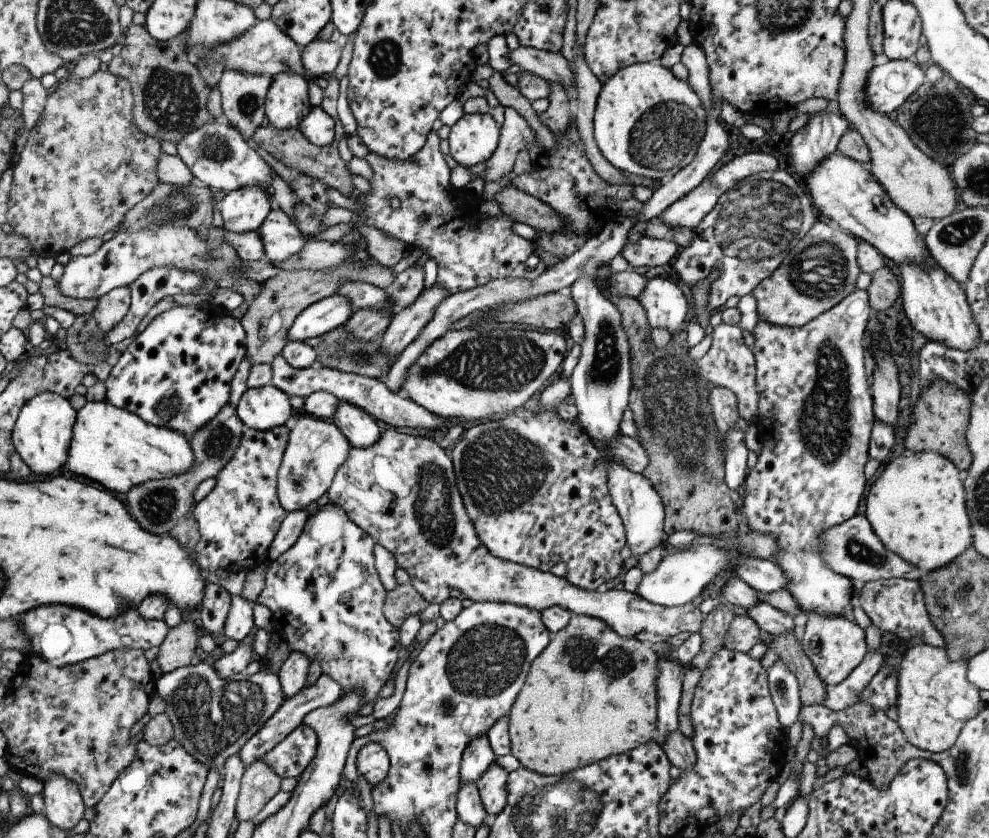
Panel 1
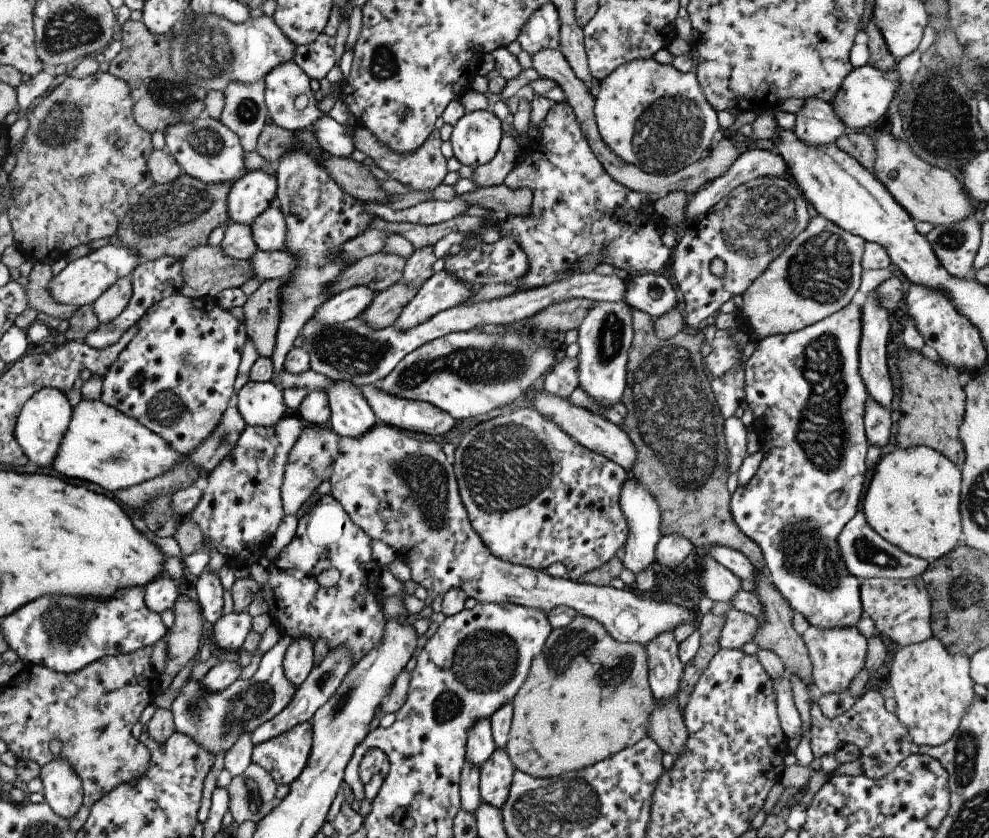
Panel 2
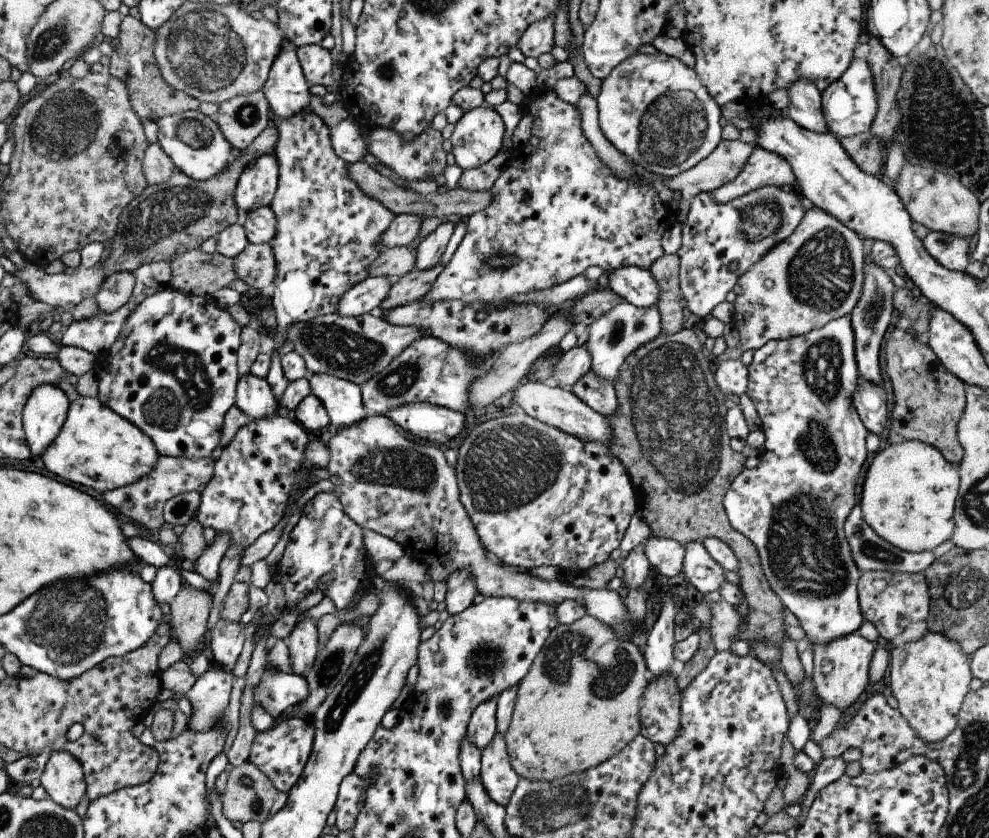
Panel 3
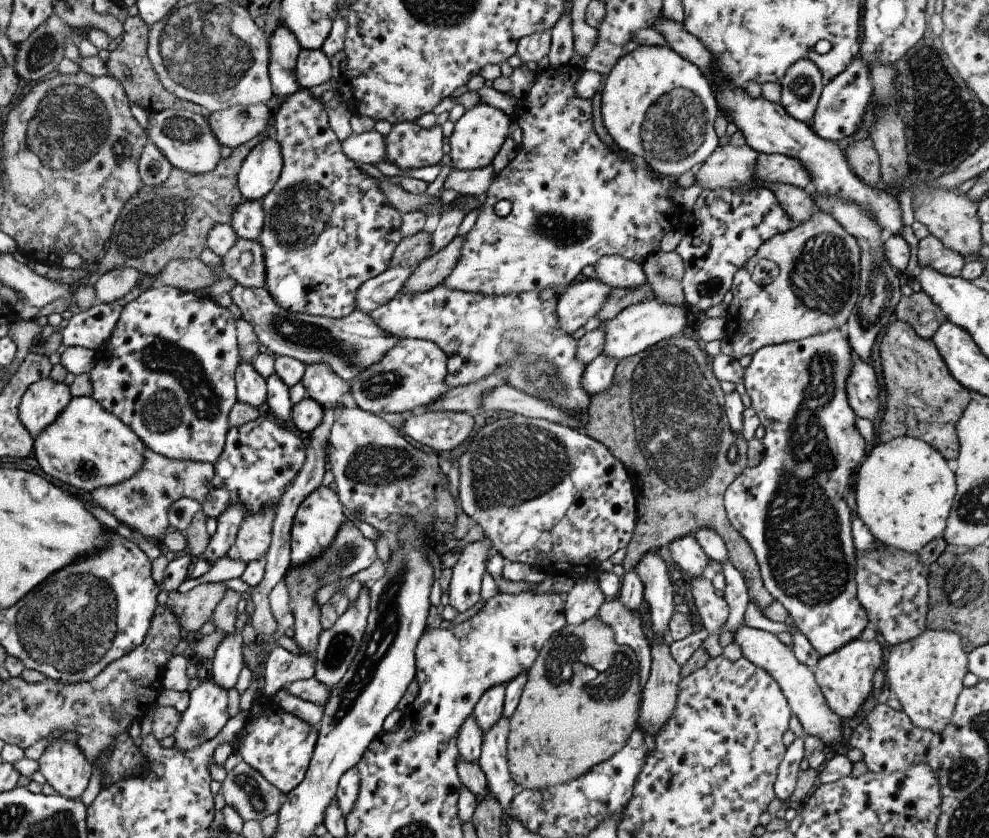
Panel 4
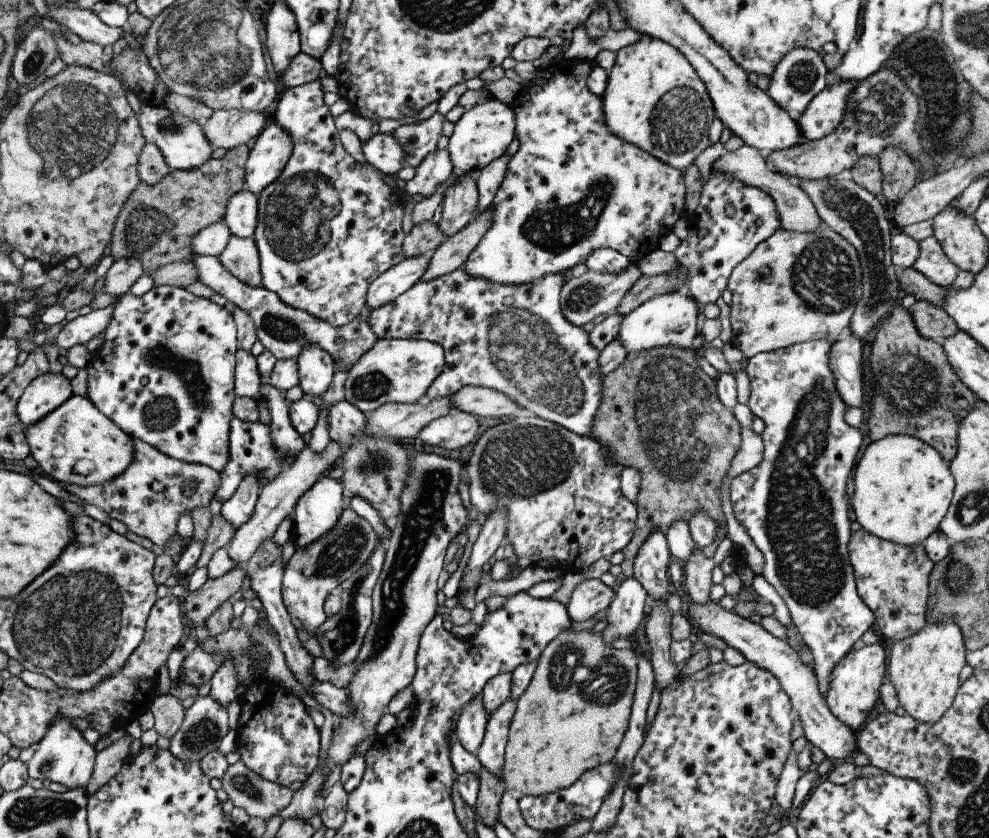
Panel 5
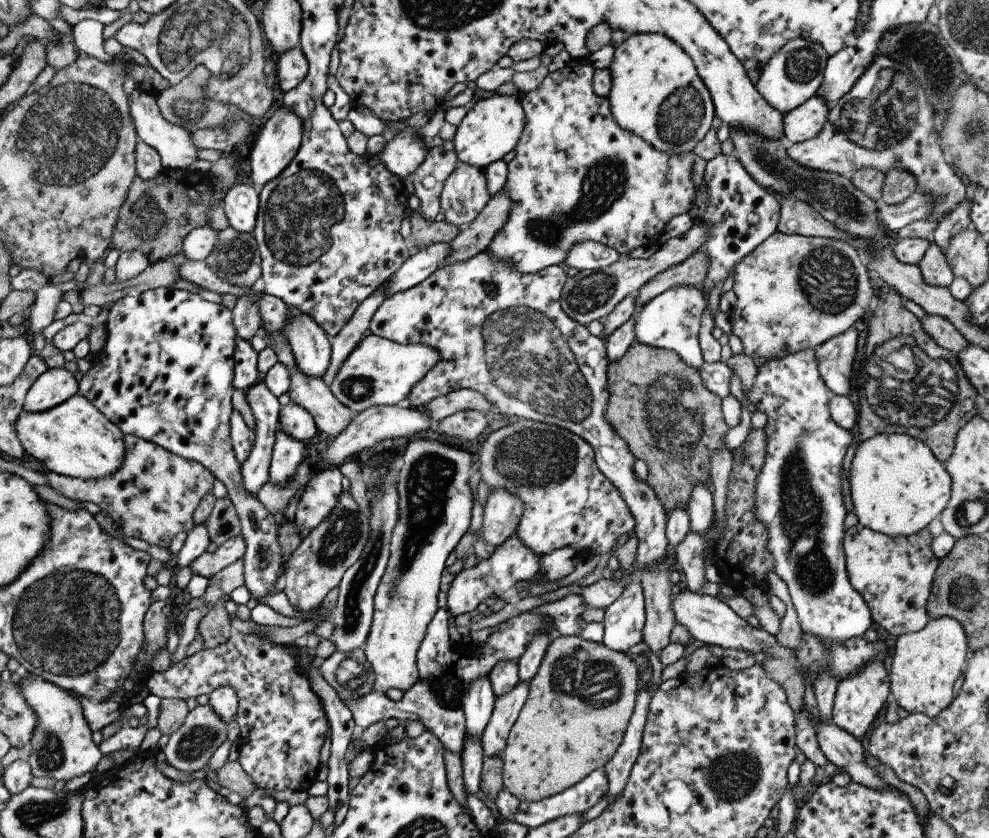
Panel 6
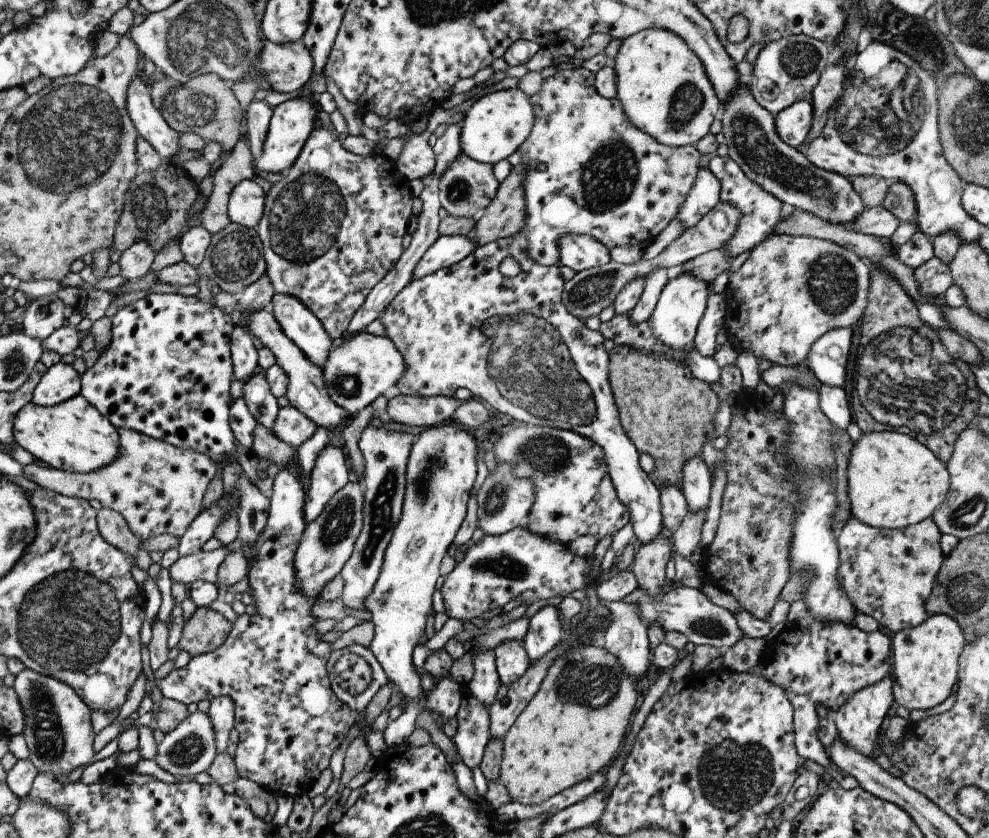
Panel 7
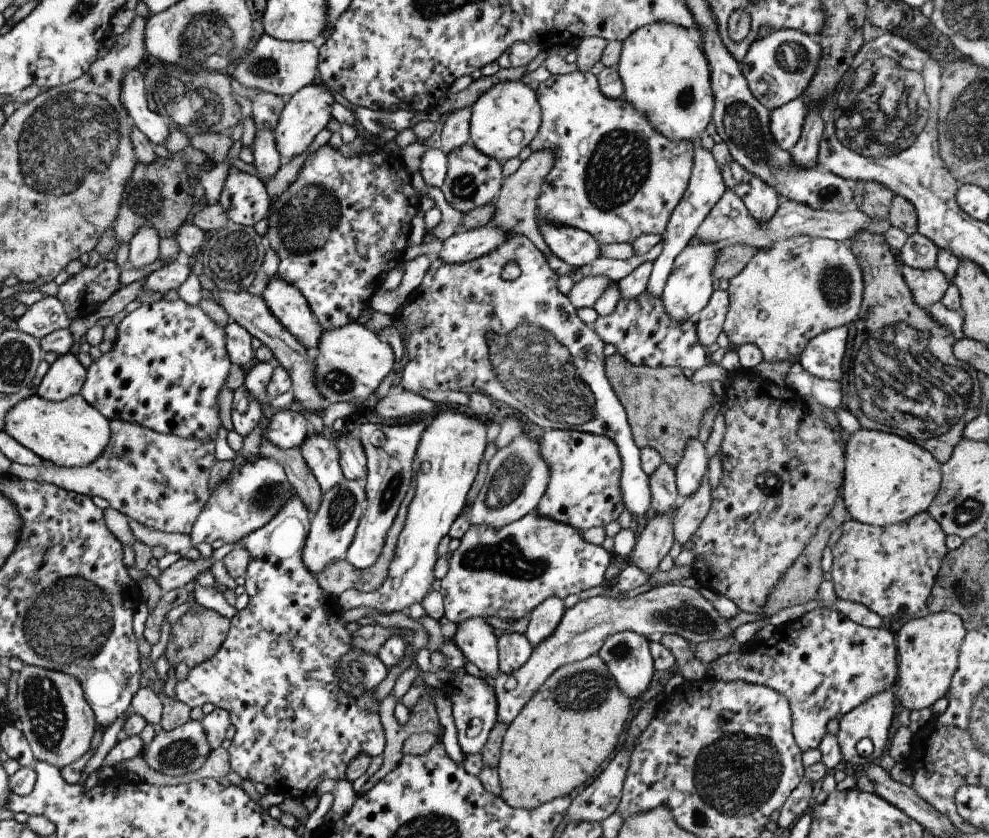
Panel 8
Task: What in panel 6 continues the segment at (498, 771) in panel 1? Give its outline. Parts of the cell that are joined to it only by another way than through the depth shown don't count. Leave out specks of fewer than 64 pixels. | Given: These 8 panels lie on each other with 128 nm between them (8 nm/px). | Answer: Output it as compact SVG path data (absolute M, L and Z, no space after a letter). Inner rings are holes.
M530 680L519 682L509 693L498 696L494 708L481 736L484 757L501 756L507 738L522 707L530 694Z

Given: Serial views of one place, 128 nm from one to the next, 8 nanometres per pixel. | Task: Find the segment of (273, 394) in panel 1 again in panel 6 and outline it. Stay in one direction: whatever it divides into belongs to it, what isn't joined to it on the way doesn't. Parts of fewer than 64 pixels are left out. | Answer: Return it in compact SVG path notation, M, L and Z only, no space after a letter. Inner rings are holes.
M237 336L235 346L235 367L233 385L237 390L246 390L258 381L262 380L262 375L257 367L257 352L252 348L250 341Z

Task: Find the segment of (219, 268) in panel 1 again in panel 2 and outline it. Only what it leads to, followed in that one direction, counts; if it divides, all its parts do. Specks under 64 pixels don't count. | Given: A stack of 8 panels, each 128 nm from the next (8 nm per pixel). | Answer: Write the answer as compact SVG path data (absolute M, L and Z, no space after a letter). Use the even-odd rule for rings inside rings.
M113 240L107 246L92 251L80 260L68 261L64 270L53 276L48 290L50 290L50 296L60 304L77 307L93 304L118 279L131 276L134 268L138 268L140 263L138 254L134 250Z

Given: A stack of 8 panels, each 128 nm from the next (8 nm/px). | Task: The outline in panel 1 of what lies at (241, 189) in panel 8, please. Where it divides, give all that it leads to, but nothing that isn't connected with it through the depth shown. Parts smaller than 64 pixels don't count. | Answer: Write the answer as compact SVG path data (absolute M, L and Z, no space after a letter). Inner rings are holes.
M277 206L260 226L266 258L272 263L285 262L303 250L308 240L298 226Z

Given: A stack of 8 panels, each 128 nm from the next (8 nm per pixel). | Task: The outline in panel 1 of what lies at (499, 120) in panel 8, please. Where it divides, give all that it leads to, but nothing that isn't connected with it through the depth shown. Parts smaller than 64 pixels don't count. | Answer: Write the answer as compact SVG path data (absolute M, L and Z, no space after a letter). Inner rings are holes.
M466 113L451 128L450 156L458 165L469 169L494 155L501 130L490 113Z

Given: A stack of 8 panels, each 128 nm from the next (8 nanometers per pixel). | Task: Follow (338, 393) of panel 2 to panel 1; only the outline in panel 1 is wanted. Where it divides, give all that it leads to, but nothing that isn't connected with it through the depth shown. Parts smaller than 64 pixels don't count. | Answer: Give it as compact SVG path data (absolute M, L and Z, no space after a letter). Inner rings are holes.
M341 402L333 418L333 424L339 428L353 448L369 448L378 442L384 432L380 429L378 420L346 402Z

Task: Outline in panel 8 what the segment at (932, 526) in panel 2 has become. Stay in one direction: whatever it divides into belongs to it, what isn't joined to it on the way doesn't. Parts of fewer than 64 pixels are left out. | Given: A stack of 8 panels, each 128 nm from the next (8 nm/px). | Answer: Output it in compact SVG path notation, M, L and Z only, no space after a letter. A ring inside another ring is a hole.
M860 428L847 439L842 496L849 518L878 527L898 524L928 510L942 484L942 469L930 452L902 433Z

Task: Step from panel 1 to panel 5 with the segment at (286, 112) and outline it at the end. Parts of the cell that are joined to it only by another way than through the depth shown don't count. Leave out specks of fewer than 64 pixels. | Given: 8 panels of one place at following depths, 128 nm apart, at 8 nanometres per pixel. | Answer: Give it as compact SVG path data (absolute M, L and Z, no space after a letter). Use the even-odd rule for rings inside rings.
M278 2L272 6L264 27L270 60L276 73L282 77L291 60L301 51L296 16L284 2Z

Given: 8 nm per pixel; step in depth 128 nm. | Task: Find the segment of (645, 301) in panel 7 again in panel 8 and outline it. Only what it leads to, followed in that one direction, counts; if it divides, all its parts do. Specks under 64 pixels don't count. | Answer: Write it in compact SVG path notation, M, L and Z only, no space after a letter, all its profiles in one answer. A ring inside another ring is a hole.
M699 140L694 142L694 164L691 177L682 200L676 205L674 212L670 216L669 223L662 235L663 249L658 258L653 262L652 272L647 284L648 294L652 298L661 298L663 288L668 280L676 256L686 248L689 240L694 238L698 226L704 222L704 218L716 206L718 199L726 192L726 187L721 174L721 167L714 160L712 152L704 149Z

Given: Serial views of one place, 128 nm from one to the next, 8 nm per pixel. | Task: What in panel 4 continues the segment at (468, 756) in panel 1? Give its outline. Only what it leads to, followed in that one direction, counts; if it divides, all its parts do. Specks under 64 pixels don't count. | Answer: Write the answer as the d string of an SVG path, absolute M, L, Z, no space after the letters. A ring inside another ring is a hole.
M498 684L486 690L471 712L476 718L476 724L480 726L484 734L503 716L505 690L506 685L504 684Z

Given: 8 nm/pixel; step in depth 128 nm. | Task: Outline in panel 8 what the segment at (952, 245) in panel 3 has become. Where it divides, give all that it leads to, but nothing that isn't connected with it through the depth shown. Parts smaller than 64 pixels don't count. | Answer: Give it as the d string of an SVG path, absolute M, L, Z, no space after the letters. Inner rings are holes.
M902 264L900 272L910 287L912 298L920 308L930 308L932 304L941 301L947 288L950 286L948 278L938 267L928 270L915 269Z

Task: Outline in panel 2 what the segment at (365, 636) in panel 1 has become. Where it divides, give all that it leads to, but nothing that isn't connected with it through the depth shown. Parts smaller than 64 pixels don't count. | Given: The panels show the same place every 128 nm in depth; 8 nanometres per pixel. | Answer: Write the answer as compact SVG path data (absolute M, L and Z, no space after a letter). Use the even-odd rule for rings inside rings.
M322 495L318 502L314 504L310 508L308 512L306 512L302 518L298 520L298 526L296 530L296 536L294 536L294 540L278 554L277 558L272 562L272 566L268 566L268 580L264 586L261 586L262 596L266 601L266 604L269 606L268 613L271 616L271 619L274 621L274 624L281 629L281 634L288 634L288 636L292 636L292 638L308 638L310 642L314 643L318 638L324 638L326 640L326 644L329 646L329 650L334 650L334 648L338 648L338 646L346 646L350 652L346 654L352 654L352 665L356 664L362 656L366 656L372 648L376 648L380 642L382 642L382 636L384 636L384 624L386 624L386 619L384 613L382 612L380 606L380 592L379 586L377 582L379 577L381 576L381 566L374 560L372 556L372 539L370 536L366 534L359 526L356 526L350 520L346 511L342 508L342 505L334 498L332 495ZM336 567L340 571L340 580L335 586L329 588L323 588L318 584L318 580L316 577L324 570L328 570L329 568Z

